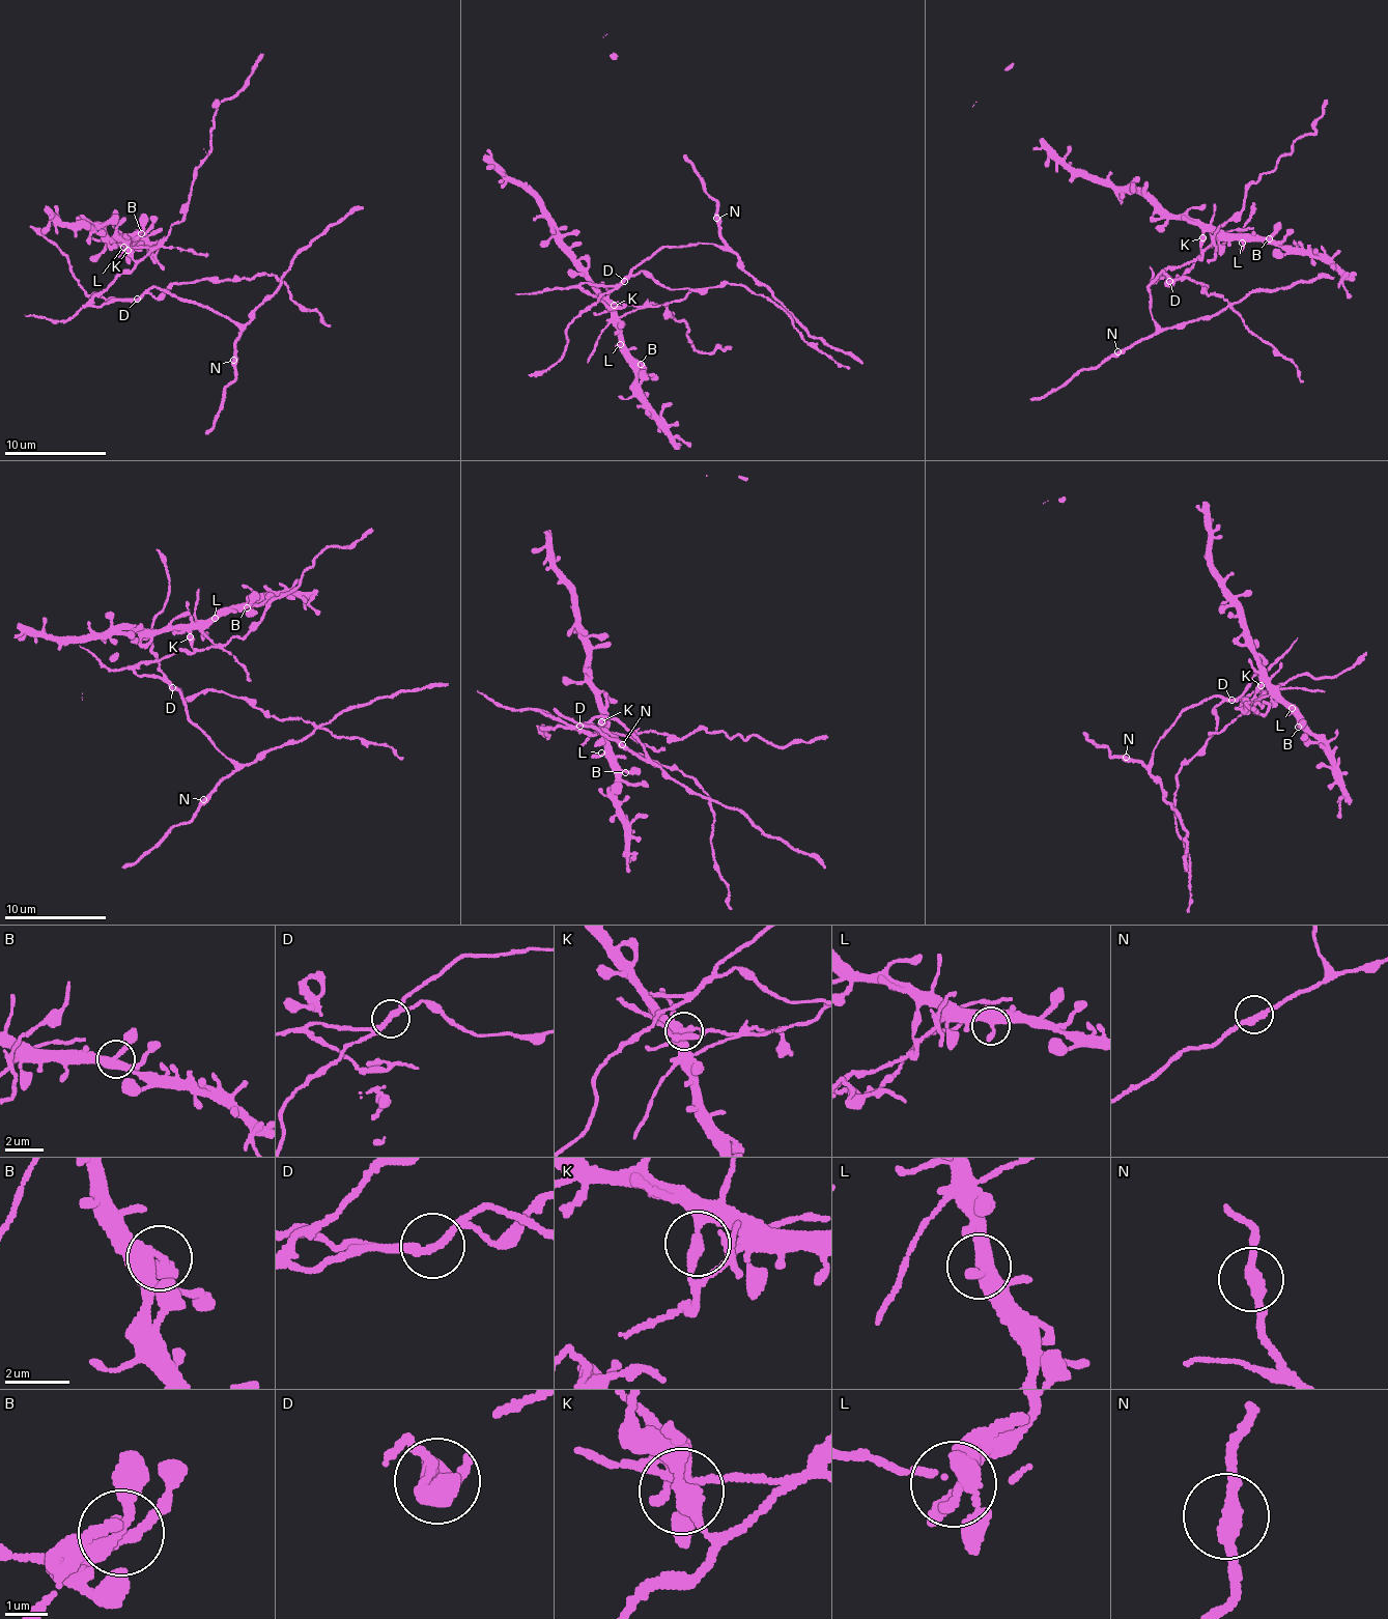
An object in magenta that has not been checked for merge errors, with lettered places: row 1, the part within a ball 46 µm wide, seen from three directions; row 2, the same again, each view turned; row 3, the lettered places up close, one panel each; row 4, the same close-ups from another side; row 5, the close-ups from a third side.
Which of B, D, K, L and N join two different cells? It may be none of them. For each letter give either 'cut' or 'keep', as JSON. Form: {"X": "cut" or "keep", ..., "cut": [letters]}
{"B": "keep", "D": "cut", "K": "cut", "L": "keep", "N": "keep", "cut": ["D", "K"]}

